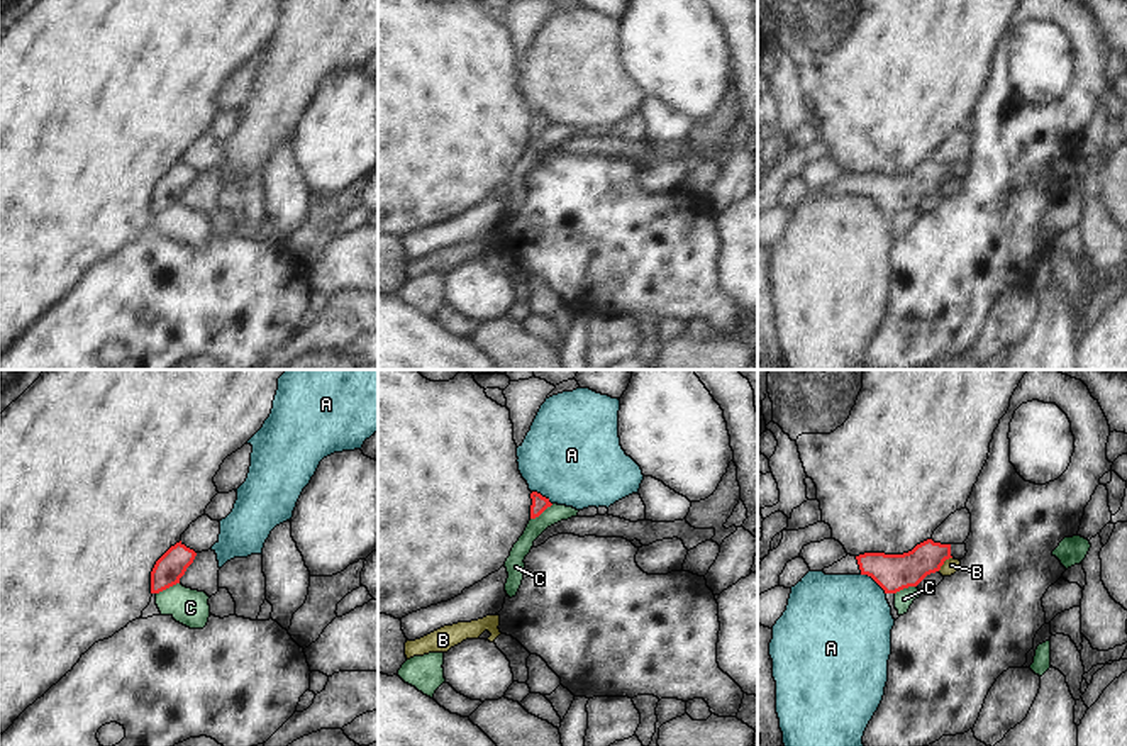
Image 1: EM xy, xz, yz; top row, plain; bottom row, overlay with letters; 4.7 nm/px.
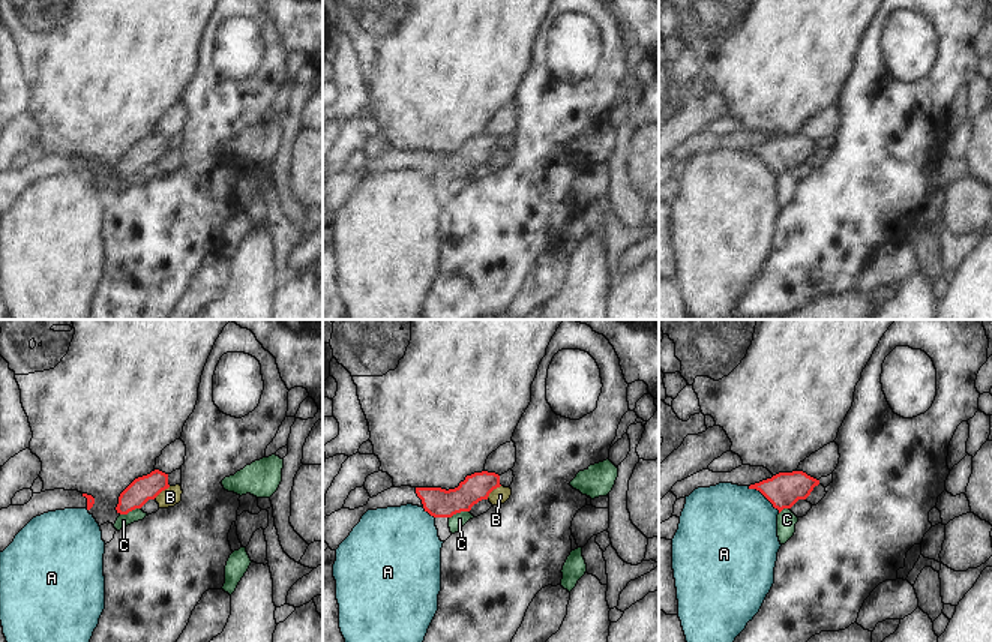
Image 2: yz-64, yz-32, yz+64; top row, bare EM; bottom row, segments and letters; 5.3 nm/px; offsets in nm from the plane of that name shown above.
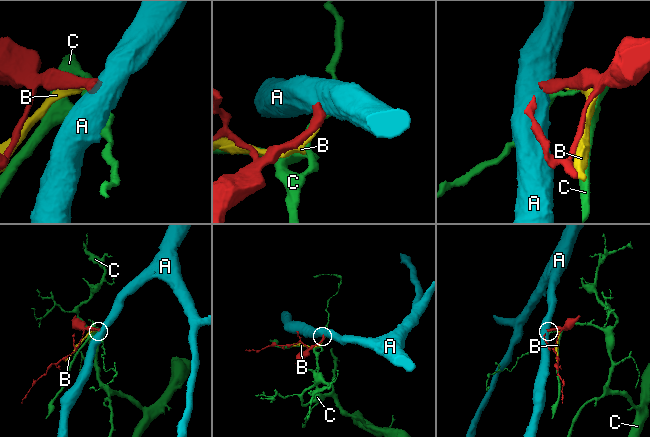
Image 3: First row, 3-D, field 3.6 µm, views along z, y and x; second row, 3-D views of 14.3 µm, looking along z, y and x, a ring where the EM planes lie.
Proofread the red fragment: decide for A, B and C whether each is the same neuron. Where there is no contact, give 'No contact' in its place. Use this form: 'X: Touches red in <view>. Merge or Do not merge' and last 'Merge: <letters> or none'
A: Touches red in yz. Do not merge
B: Touches red in yz. Do not merge
C: Touches red in xy. Do not merge
Merge: none.

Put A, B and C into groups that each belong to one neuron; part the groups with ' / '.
A / B / C

